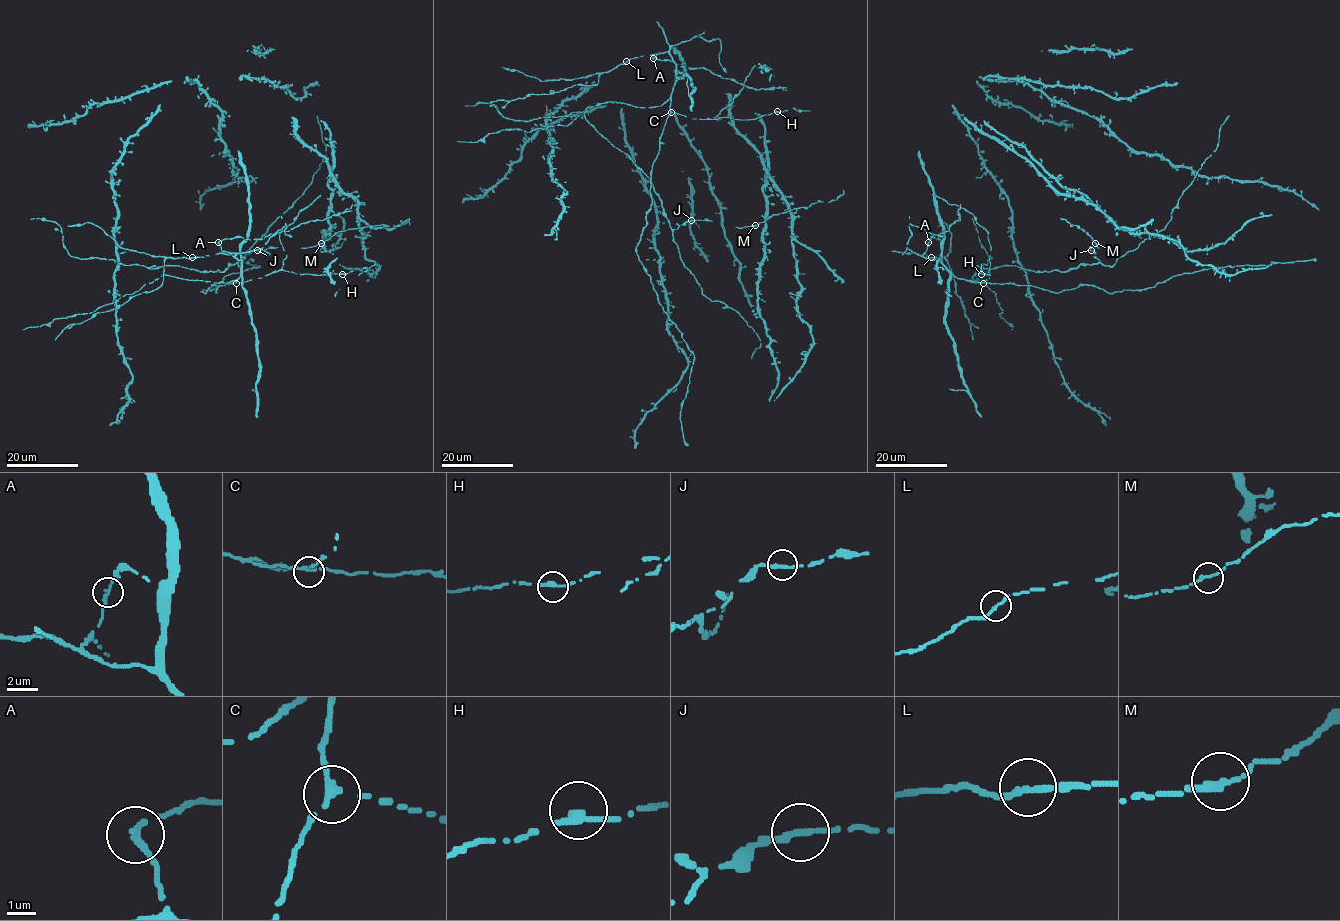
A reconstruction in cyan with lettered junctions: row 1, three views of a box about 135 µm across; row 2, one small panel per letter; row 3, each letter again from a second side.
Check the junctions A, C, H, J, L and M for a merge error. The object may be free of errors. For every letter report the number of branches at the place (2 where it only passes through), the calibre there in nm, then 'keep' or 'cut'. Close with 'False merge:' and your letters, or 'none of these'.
A: branches 2; calibre 240 nm; keep
C: branches 2; calibre 220 nm; keep
H: branches 2; calibre 240 nm; keep
J: branches 2; calibre 240 nm; keep
L: branches 2; calibre 200 nm; keep
M: branches 2; calibre 240 nm; keep
False merge: none of these

